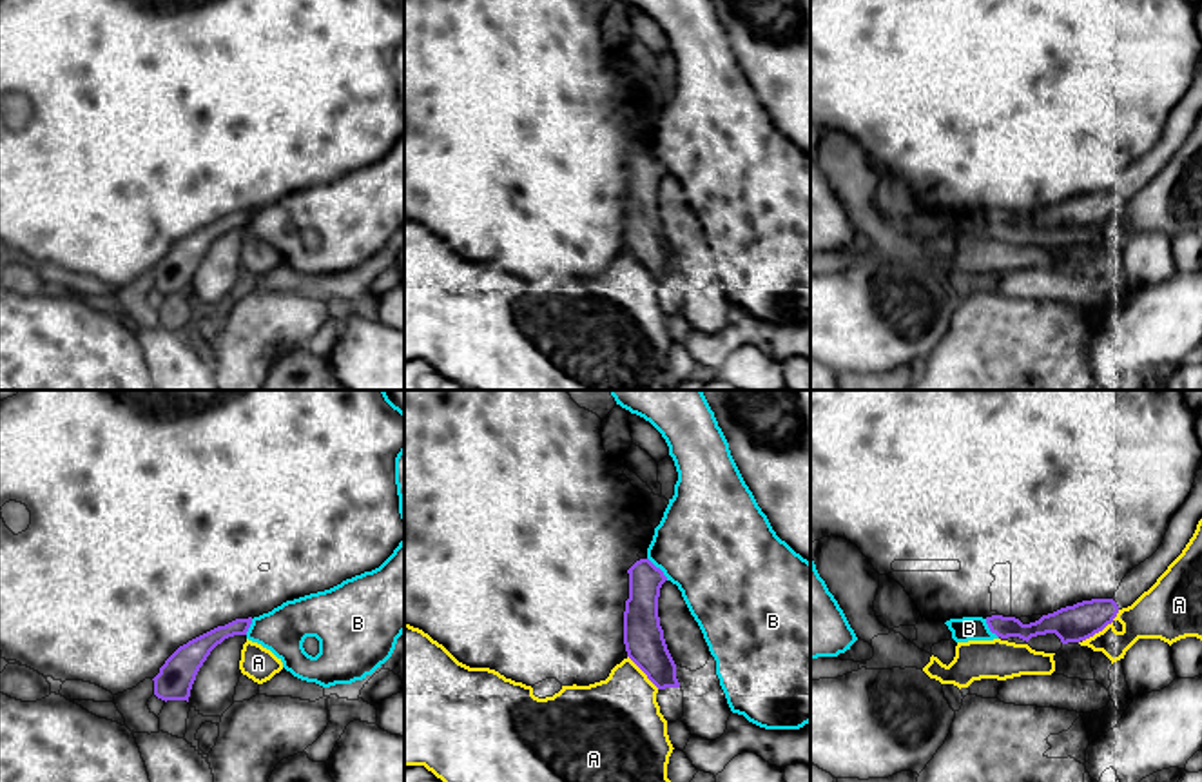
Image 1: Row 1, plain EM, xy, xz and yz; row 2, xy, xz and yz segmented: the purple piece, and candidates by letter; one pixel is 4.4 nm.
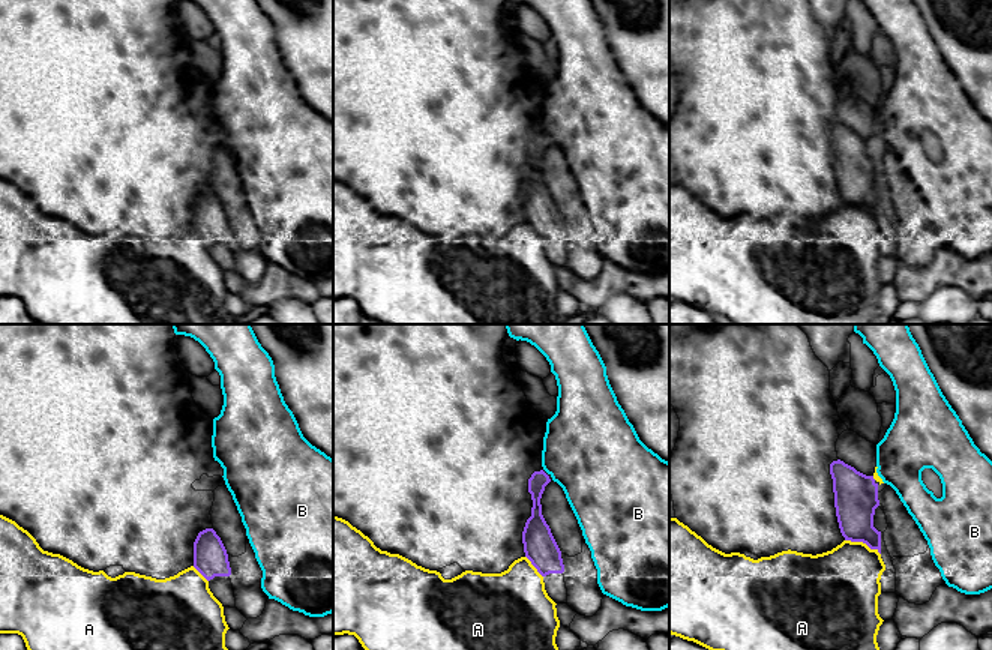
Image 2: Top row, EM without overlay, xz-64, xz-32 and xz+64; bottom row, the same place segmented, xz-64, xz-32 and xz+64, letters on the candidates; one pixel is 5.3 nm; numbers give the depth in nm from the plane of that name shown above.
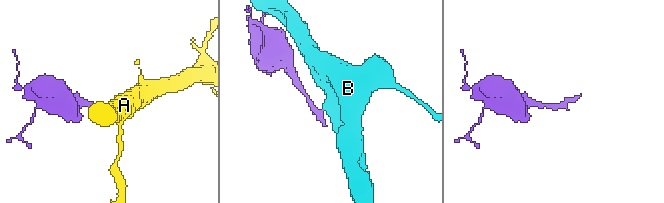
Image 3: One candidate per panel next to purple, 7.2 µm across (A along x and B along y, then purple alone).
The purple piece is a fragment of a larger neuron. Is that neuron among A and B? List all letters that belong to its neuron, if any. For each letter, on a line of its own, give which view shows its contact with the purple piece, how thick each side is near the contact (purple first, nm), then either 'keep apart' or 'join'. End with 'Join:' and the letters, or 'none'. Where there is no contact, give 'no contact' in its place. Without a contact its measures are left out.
A: contact in yz; calibres 160 and 220 nm; keep apart
B: contact in xz; calibres 160 and 460 nm; keep apart
Join: none

